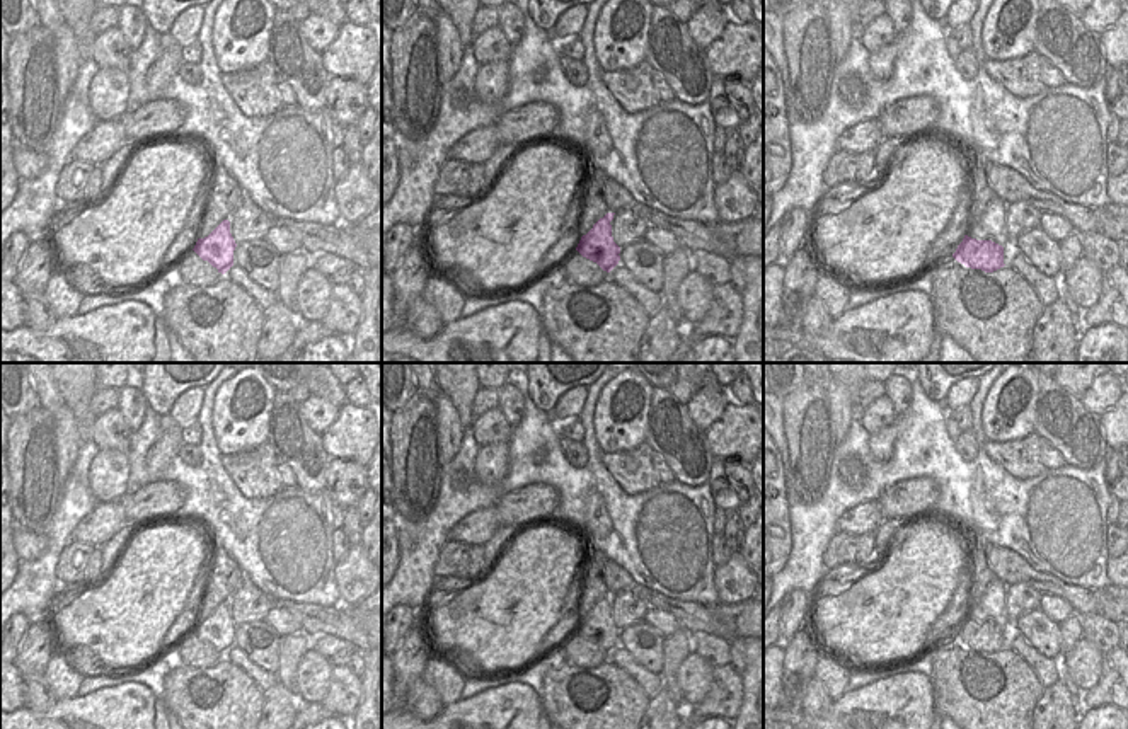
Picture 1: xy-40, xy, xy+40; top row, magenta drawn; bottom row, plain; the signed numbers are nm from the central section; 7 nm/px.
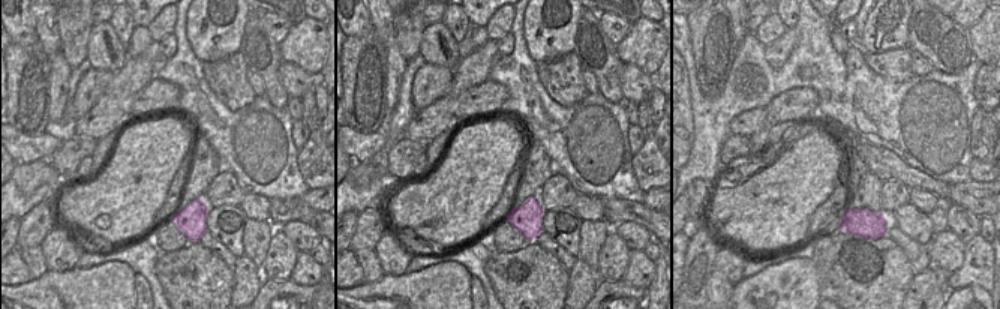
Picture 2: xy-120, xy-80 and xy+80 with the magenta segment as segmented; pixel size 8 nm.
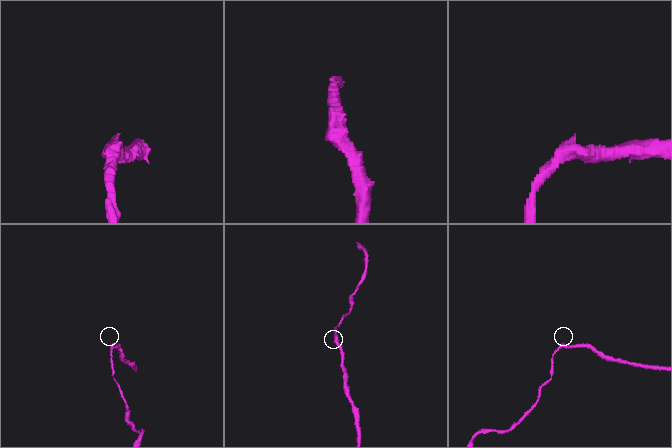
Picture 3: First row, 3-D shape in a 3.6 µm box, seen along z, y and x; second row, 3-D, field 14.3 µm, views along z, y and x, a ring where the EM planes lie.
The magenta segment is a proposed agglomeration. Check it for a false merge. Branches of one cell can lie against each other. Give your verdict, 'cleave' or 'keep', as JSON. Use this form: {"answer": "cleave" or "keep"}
{"answer": "cleave"}

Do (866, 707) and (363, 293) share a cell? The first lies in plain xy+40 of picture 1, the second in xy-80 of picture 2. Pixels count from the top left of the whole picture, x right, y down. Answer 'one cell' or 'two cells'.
one cell

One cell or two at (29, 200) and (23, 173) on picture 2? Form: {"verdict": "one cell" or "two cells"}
{"verdict": "two cells"}

